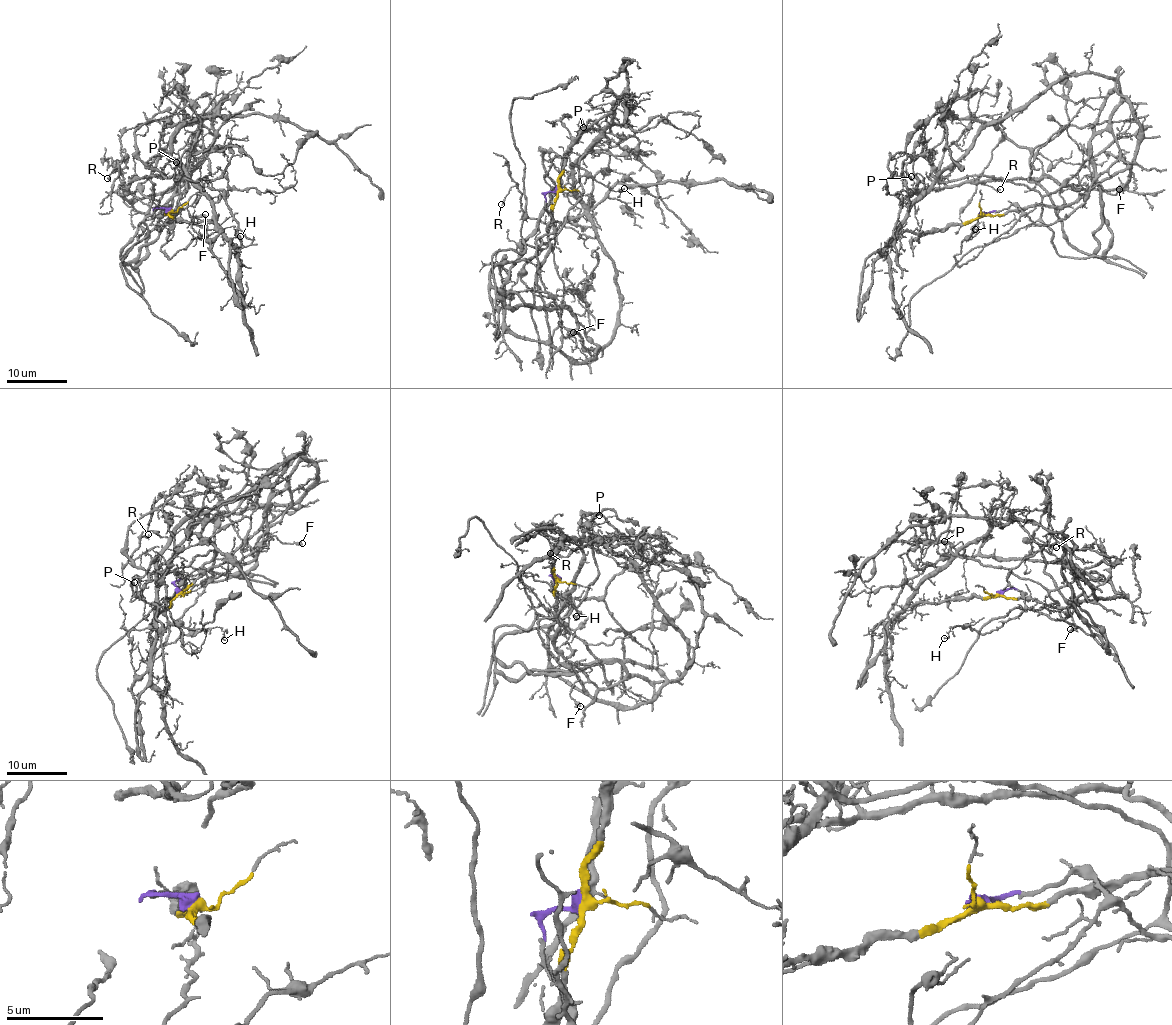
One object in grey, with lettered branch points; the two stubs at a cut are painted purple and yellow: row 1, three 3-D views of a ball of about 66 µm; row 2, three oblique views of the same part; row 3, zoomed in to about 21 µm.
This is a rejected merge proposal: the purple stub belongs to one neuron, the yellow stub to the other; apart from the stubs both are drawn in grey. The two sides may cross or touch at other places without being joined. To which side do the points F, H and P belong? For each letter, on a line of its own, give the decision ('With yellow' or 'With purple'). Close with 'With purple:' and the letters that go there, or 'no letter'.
F: With purple
H: With purple
P: With yellow
With purple: F, H

